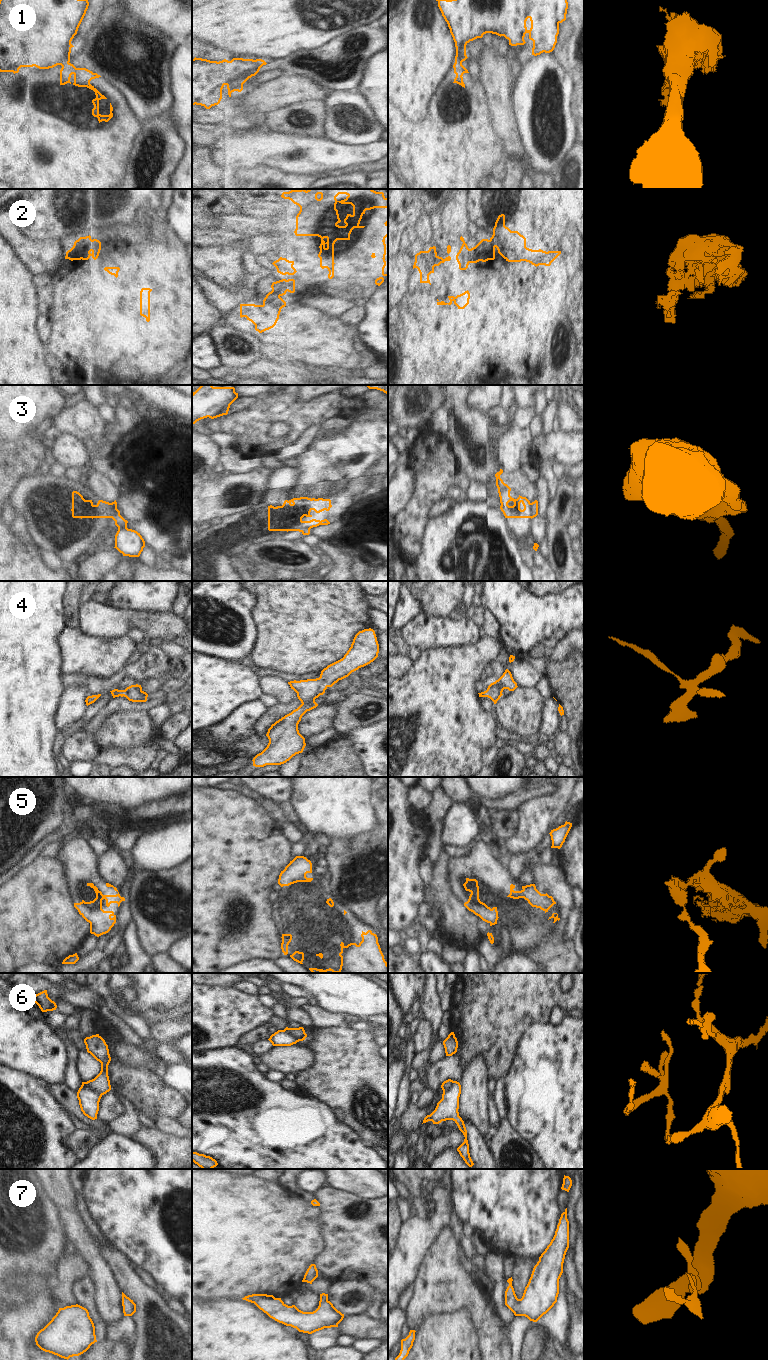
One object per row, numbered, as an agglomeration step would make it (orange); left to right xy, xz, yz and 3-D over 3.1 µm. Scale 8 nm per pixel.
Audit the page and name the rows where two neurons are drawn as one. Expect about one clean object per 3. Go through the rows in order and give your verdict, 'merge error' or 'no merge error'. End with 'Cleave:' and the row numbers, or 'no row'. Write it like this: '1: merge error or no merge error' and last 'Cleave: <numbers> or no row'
1: merge error
2: merge error
3: merge error
4: no merge error
5: no merge error
6: merge error
7: no merge error
Cleave: 1, 2, 3, 6

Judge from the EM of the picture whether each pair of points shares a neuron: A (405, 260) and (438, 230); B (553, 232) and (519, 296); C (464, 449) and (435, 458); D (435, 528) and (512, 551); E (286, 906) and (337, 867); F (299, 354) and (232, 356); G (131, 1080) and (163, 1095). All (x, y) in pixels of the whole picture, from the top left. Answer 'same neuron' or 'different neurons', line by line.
A: different neurons
B: different neurons
C: different neurons
D: same neuron
E: different neurons
F: different neurons
G: same neuron

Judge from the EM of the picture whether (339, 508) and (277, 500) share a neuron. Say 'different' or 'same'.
same

